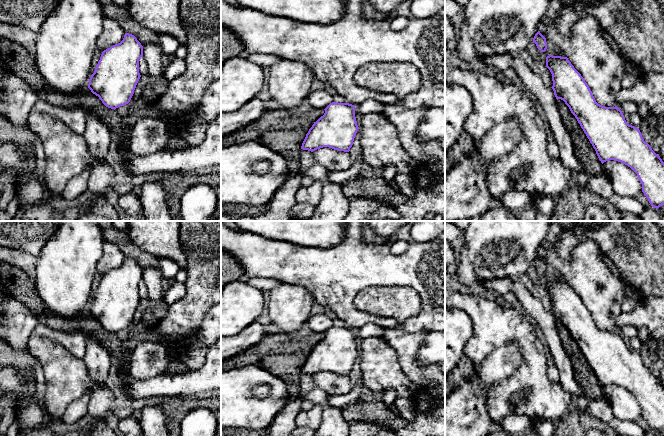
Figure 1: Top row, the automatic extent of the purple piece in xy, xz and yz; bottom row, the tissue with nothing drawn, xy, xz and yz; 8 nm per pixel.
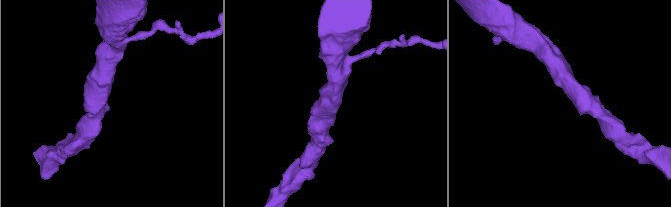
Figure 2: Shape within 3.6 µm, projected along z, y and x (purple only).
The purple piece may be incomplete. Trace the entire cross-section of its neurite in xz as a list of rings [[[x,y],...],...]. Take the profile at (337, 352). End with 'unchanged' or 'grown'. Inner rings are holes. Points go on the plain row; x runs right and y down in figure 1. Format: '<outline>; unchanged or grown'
[[[332,326],[324,334],[324,339],[314,346],[306,358],[301,373],[313,376],[323,371],[329,371],[334,374],[349,376],[359,353],[355,341],[355,330],[349,327]]]; unchanged

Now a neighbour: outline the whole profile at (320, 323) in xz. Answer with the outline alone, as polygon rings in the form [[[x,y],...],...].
[[[315,314],[307,322],[312,332],[325,333],[333,326],[333,319],[326,314]]]

